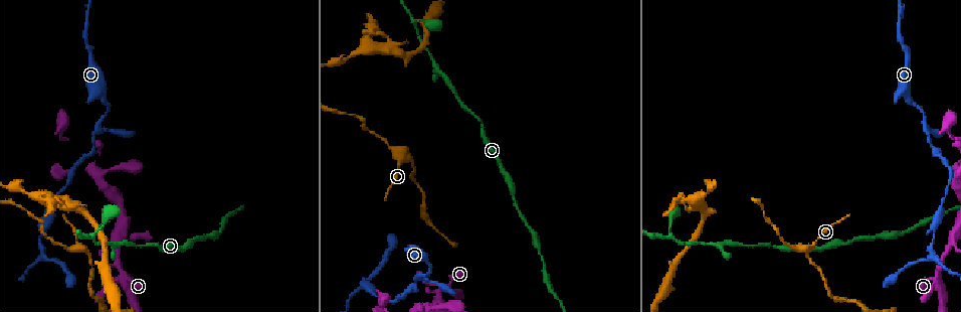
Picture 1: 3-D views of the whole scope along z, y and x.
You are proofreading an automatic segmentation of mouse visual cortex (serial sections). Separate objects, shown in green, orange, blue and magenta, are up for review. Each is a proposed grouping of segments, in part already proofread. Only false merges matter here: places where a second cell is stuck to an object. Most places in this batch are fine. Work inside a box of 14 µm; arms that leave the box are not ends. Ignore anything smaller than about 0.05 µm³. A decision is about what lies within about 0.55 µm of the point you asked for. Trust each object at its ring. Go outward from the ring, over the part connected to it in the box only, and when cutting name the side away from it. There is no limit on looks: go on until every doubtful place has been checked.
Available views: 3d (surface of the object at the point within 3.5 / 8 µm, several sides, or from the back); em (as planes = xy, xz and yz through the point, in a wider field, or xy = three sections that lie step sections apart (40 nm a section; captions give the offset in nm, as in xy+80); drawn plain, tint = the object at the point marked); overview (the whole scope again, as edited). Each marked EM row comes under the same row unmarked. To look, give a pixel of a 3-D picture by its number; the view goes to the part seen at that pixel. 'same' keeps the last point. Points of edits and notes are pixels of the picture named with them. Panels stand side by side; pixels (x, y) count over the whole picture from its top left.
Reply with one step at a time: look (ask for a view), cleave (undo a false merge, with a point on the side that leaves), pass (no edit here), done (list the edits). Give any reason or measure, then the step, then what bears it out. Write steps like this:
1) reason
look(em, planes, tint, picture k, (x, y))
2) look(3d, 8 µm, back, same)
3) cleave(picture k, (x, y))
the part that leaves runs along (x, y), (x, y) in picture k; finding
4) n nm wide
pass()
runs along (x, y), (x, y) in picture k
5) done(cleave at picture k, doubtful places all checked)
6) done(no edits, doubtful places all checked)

look(3d, 8 µm, picture 1, (81, 249))

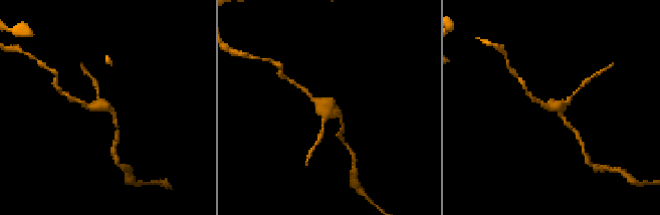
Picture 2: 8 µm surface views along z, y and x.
closer look
look(3d, 3.5 µm, picture 2, (103, 105))

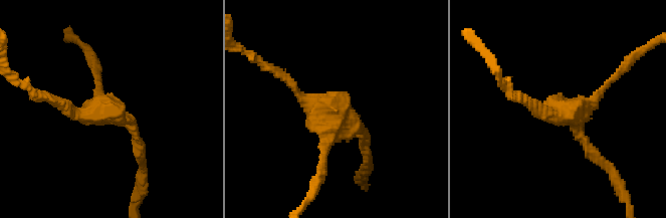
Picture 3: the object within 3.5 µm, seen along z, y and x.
look(em, planes, tint, picture 3, (574, 112))

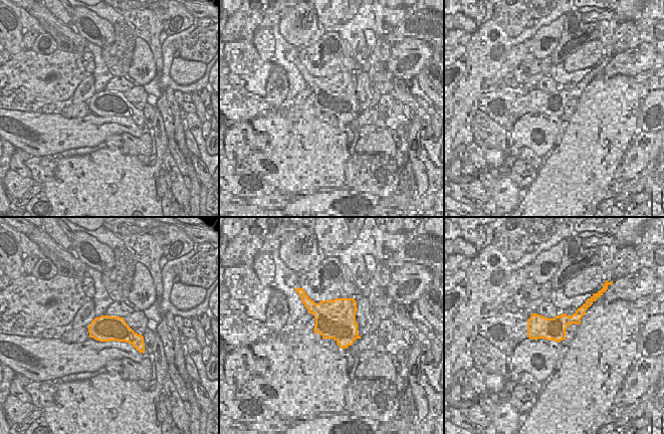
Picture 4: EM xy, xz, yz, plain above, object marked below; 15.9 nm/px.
420 nm wide
pass()
runs along (94, 67), (97, 98), (135, 130), (141, 158) in picture 3; one cell here

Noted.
three-way junction
look(3d, 8 µm, picture 1, (416, 21))

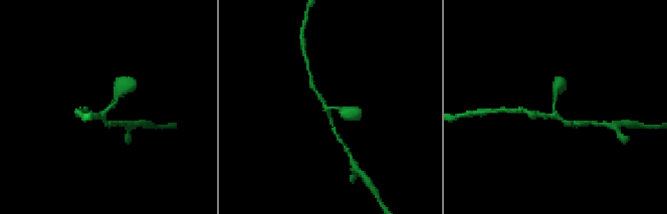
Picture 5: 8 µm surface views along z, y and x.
closer look
look(3d, 3.5 µm, picture 5, (557, 114))

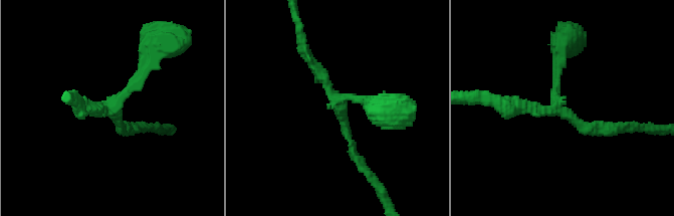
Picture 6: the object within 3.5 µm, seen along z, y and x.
pass()
runs along (616, 127), (580, 127), (556, 105), (559, 55) in picture 6; continuous, no second cell

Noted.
a narrow waist
look(3d, 8 µm, picture 1, (97, 125))

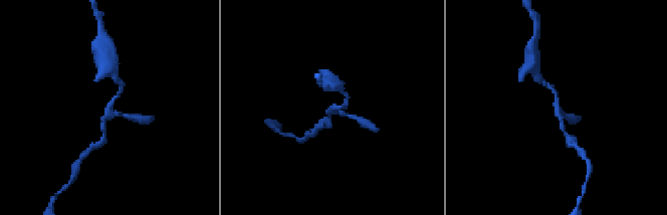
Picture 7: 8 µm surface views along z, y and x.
3 arms; arms of 100, 150, 200 nm
look(em, planes, tint, picture 7, (557, 108))

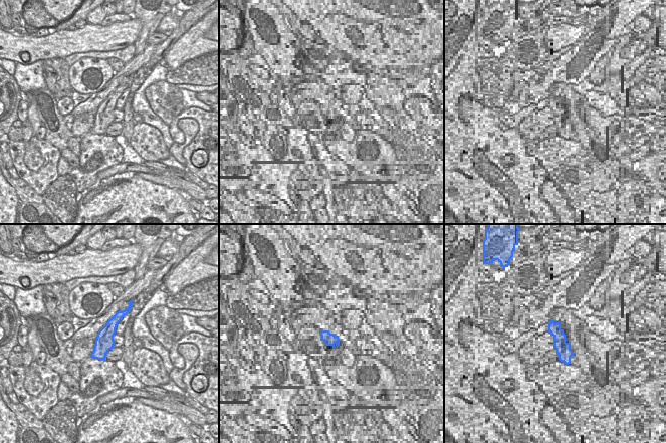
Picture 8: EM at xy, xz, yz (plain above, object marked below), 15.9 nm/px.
pass()
runs along (122, 84), (103, 119), (103, 134) in picture 7; all the same cell

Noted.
abrupt turn
look(3d, 3.5 µm, picture 1, (41, 255))

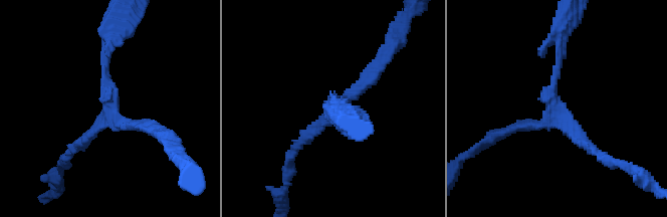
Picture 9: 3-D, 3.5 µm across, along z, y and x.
shape alone is not enough
look(em, xy, step 1, tint, picture 9, (109, 115))

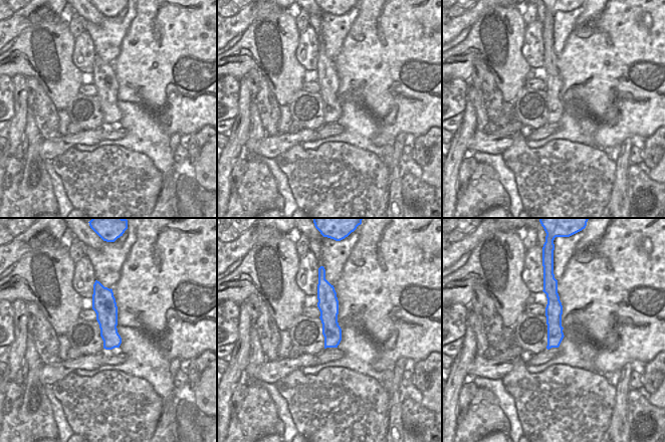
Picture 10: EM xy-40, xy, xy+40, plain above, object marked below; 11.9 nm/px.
3 arms; arms of 100, 200, 200 nm
pass()
runs along (98, 287), (106, 310), (109, 347) in picture 10; continuous, no second cell

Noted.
done(no edits, doubtful places all checked)

